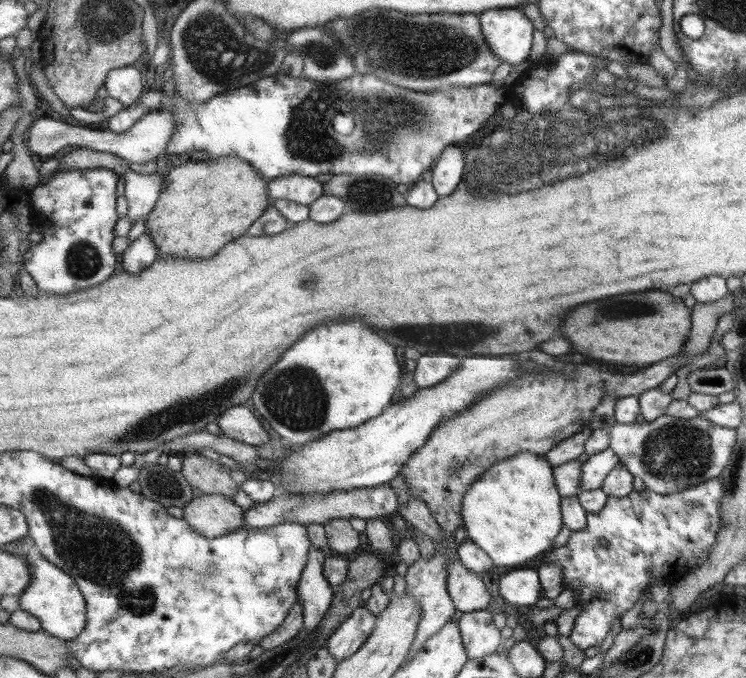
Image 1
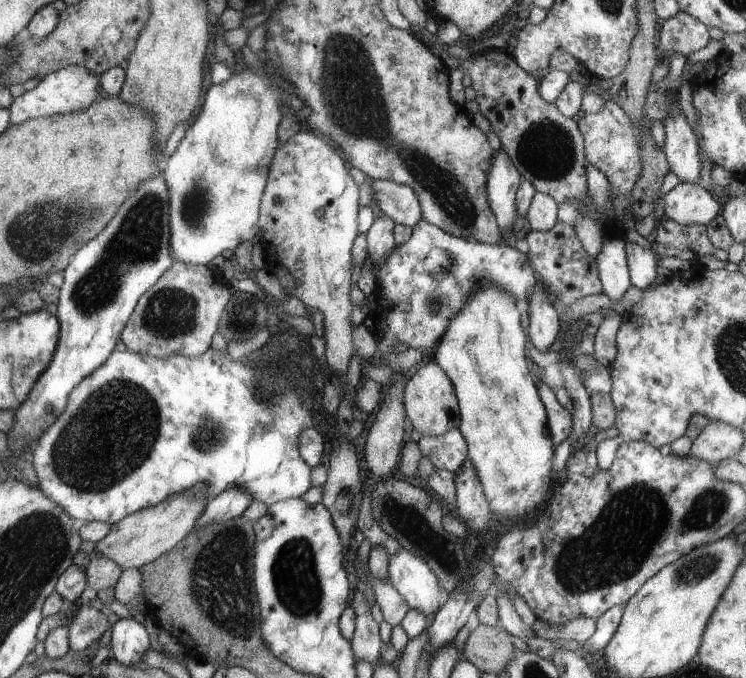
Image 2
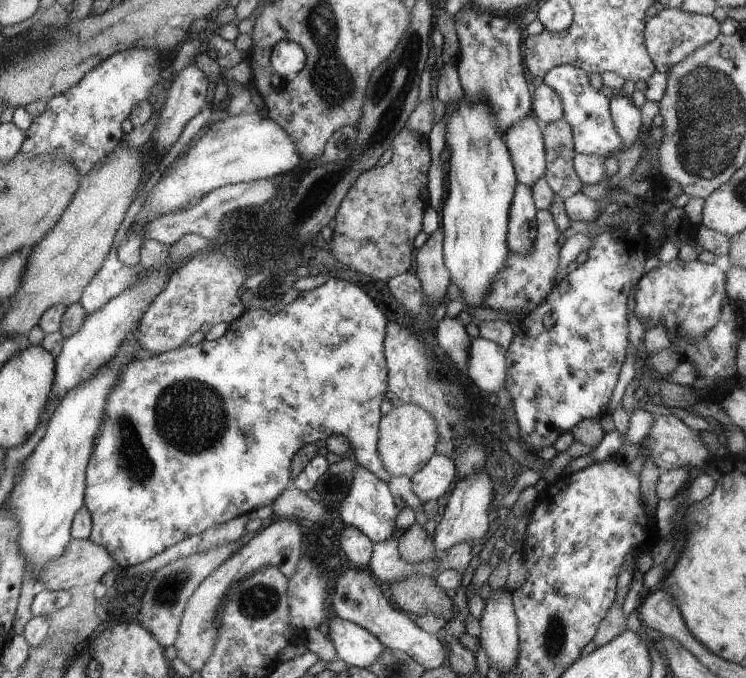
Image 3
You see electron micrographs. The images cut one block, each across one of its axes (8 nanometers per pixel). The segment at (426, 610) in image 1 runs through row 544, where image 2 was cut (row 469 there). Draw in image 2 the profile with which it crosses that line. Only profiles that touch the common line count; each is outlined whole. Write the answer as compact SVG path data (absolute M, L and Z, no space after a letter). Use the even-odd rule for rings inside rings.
M458 429L448 430L438 437L421 435L416 443L420 456L427 459L435 469L454 473L469 457L466 439Z

